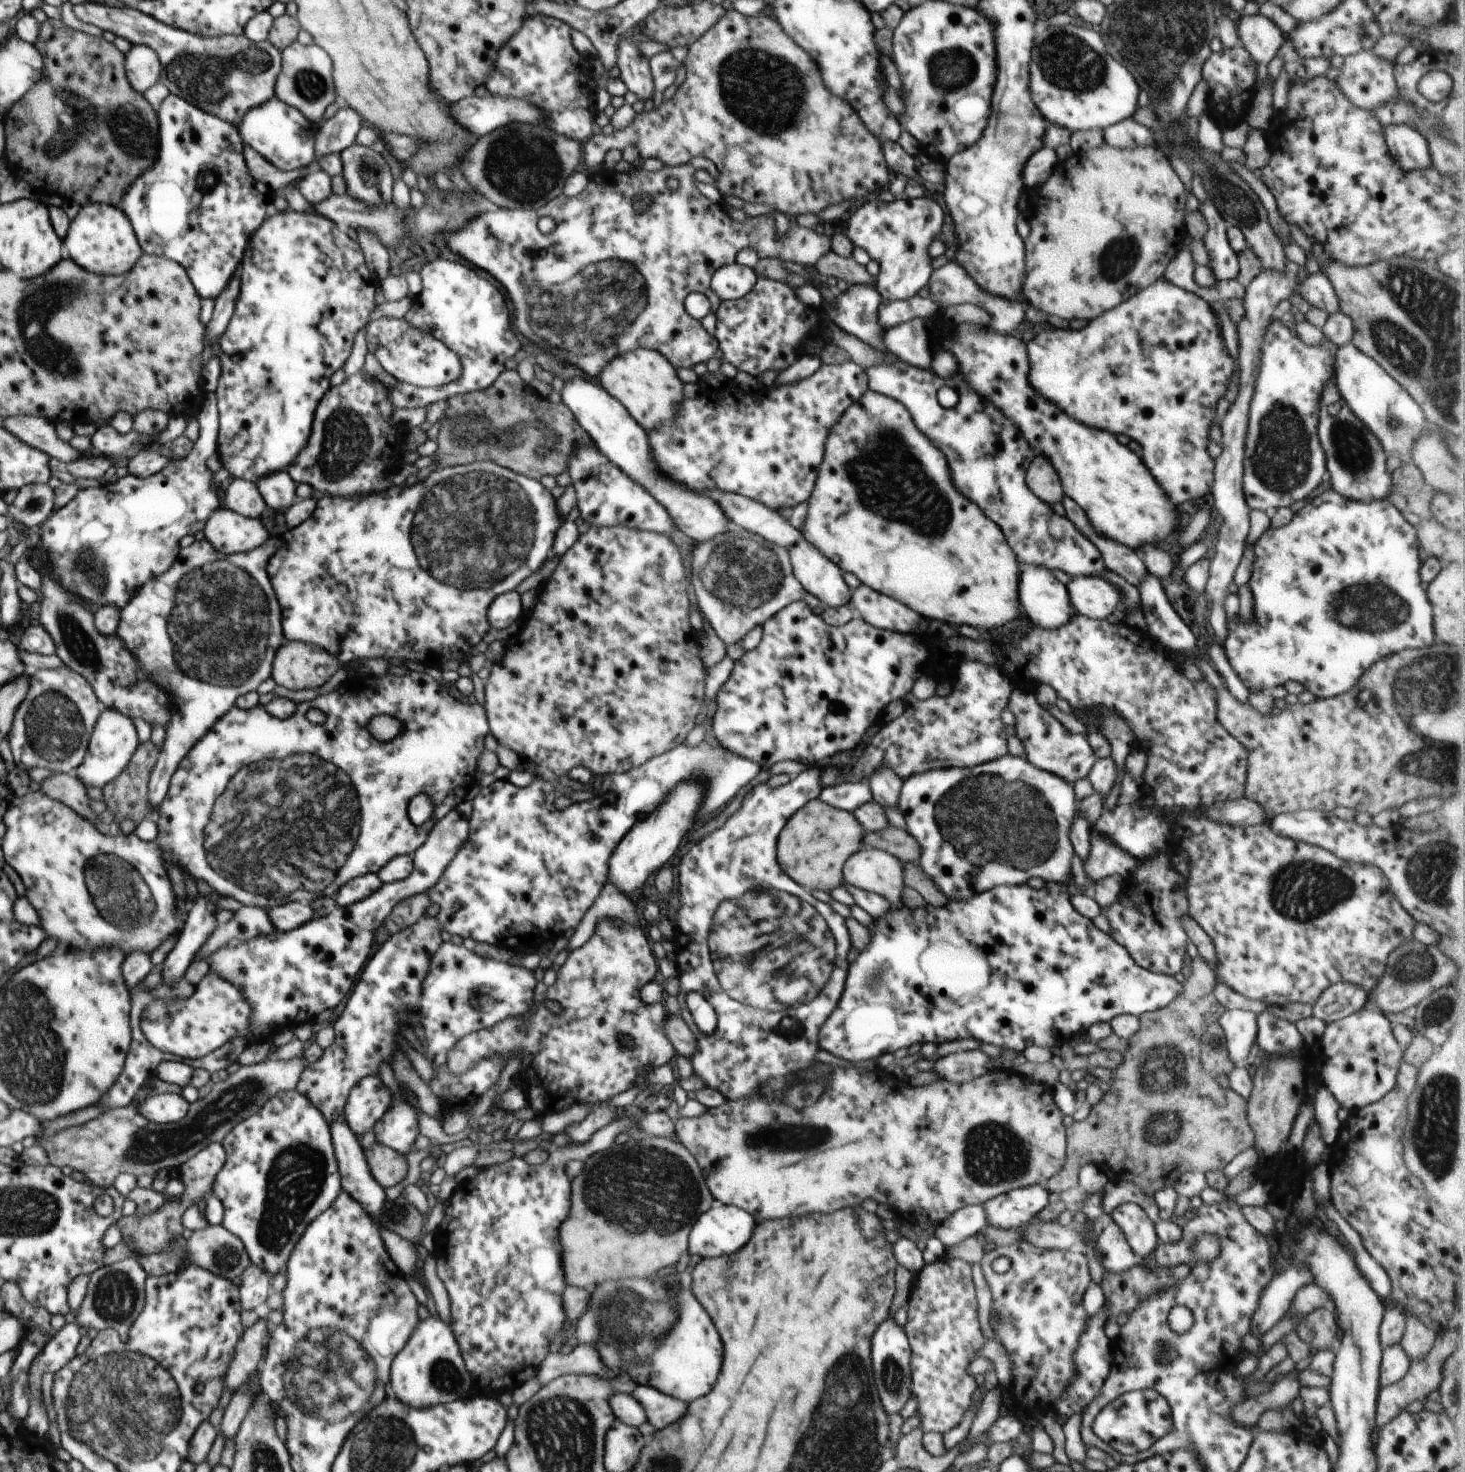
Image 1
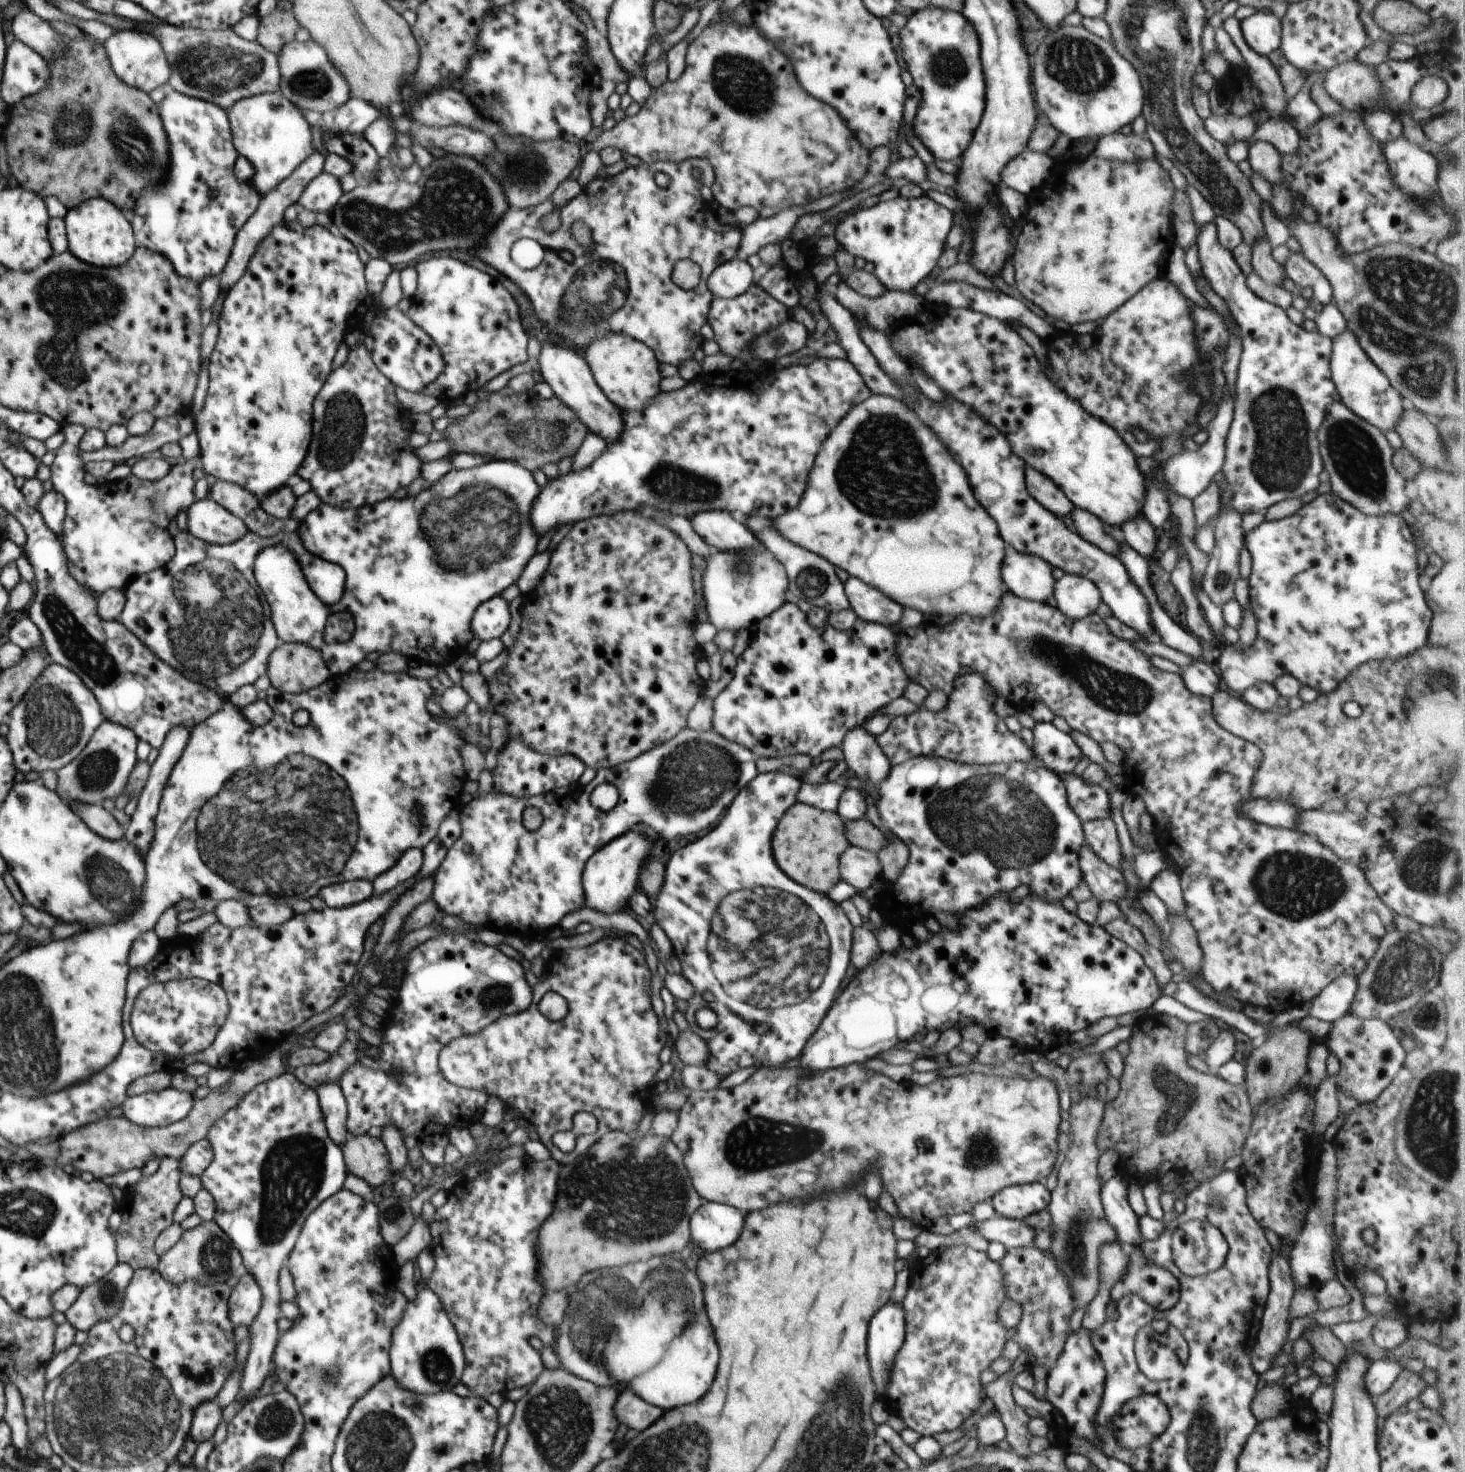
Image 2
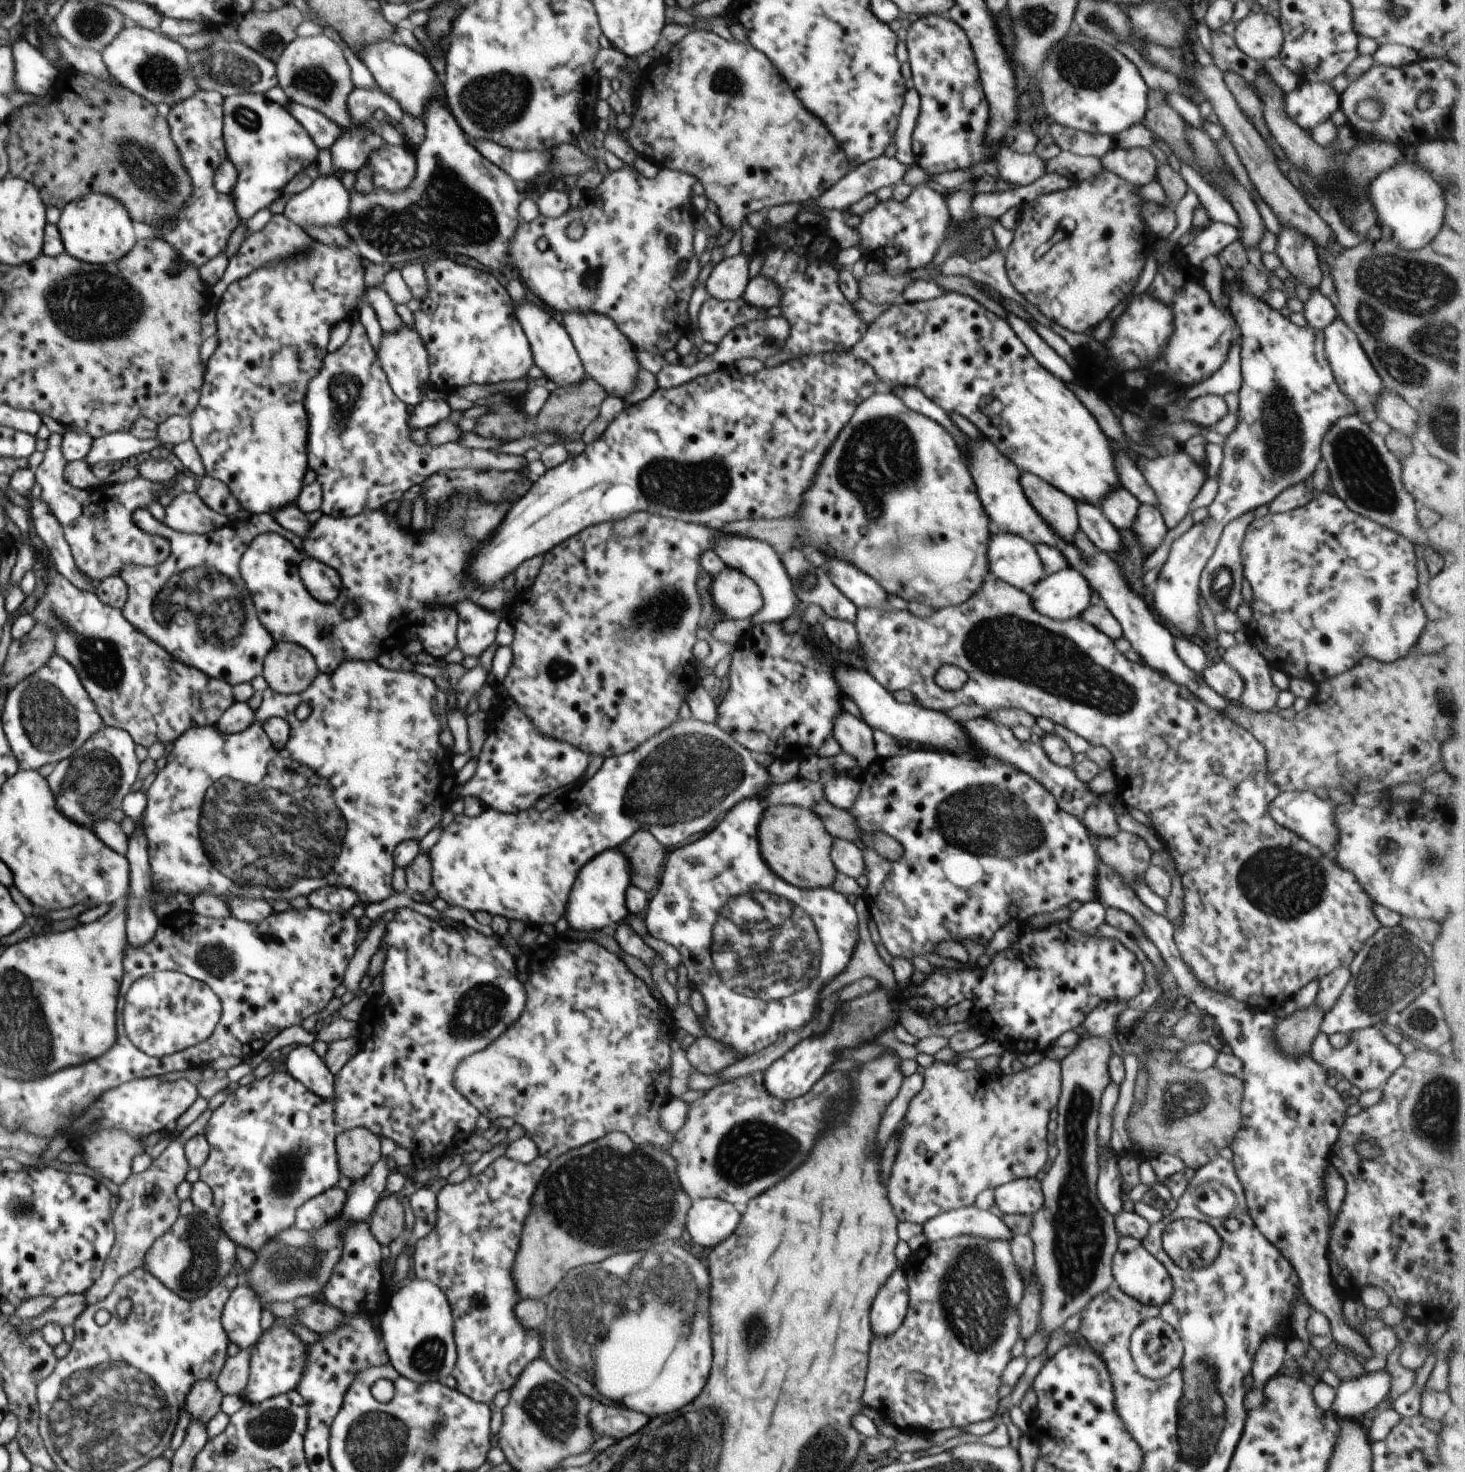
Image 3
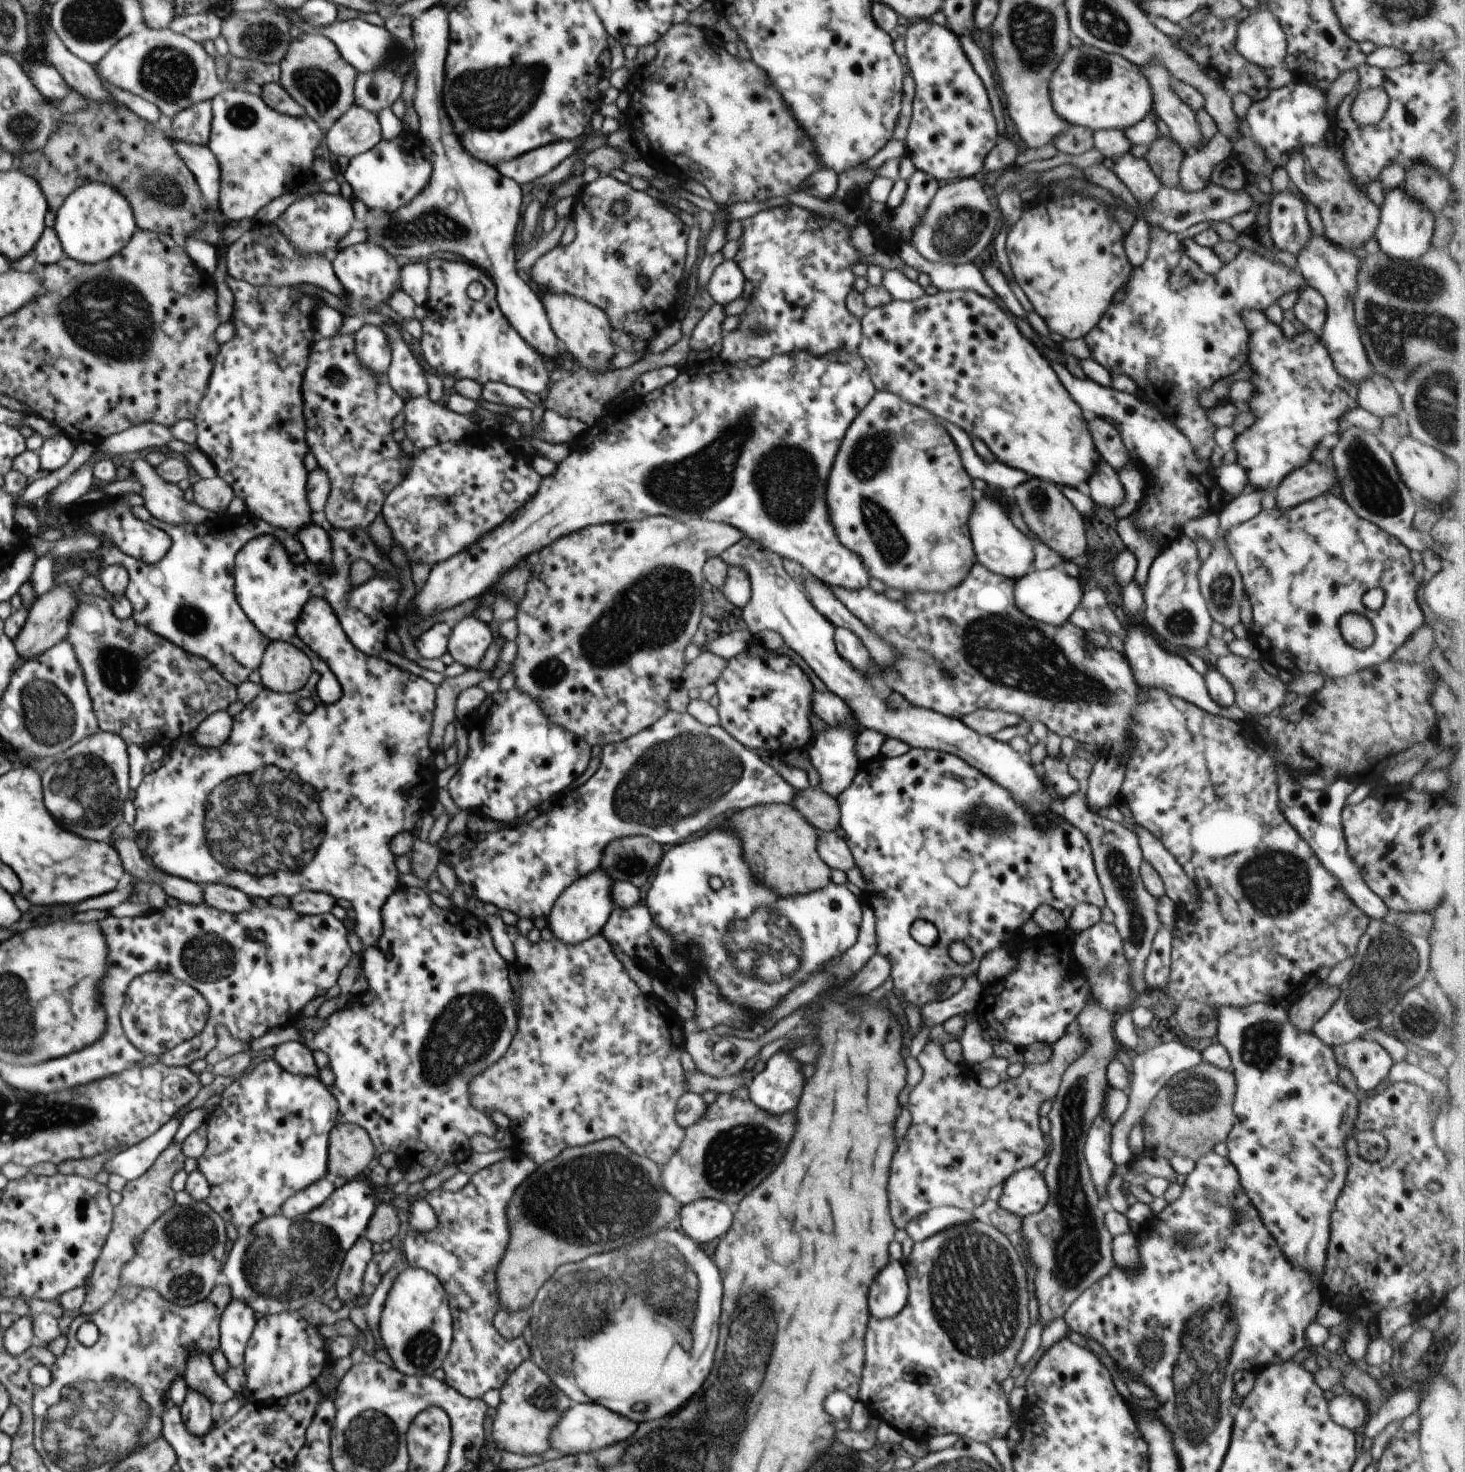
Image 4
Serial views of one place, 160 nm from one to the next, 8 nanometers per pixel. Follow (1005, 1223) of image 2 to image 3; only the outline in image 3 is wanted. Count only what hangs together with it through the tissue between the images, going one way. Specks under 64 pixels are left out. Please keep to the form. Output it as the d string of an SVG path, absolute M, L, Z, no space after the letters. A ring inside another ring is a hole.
M975 1205L936 1214L922 1225L922 1234L927 1241L971 1235L988 1240L1006 1240L1009 1244L1014 1236L996 1214L980 1210Z

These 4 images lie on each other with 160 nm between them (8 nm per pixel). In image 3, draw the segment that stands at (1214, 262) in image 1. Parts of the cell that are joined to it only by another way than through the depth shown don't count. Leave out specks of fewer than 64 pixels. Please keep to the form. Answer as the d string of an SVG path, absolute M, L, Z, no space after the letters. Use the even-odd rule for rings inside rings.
M1224 267L1224 283L1225 286L1228 286L1227 307L1229 308L1231 316L1234 318L1237 325L1238 343L1240 344L1241 350L1242 388L1240 388L1239 391L1240 408L1238 408L1236 413L1238 416L1238 426L1236 426L1236 430L1234 430L1234 432L1226 436L1226 440L1224 440L1224 443L1222 444L1223 460L1219 471L1218 494L1216 494L1216 498L1214 498L1212 504L1207 507L1207 518L1202 520L1202 522L1198 522L1198 524L1194 524L1189 530L1186 530L1180 538L1176 538L1176 540L1172 542L1170 554L1168 554L1166 562L1162 564L1162 568L1160 568L1158 586L1156 586L1156 590L1154 590L1154 586L1152 587L1153 610L1157 611L1160 616L1163 616L1165 621L1168 621L1173 628L1175 627L1174 629L1177 629L1188 638L1195 636L1198 632L1197 629L1199 625L1202 624L1202 612L1200 611L1199 605L1199 598L1201 596L1201 590L1199 588L1200 576L1202 575L1208 560L1210 560L1210 556L1214 554L1214 548L1216 548L1218 538L1220 537L1224 526L1226 526L1230 520L1234 520L1234 518L1238 518L1238 516L1242 516L1242 514L1250 512L1250 510L1256 511L1256 508L1259 508L1260 506L1269 506L1274 501L1274 498L1277 498L1278 494L1286 490L1286 488L1290 488L1290 486L1294 486L1294 484L1299 484L1300 482L1310 481L1314 471L1316 470L1316 466L1318 466L1321 459L1321 446L1324 434L1326 434L1326 432L1328 432L1328 430L1330 430L1330 428L1332 428L1332 426L1334 426L1340 418L1359 414L1358 410L1356 410L1356 406L1354 406L1354 402L1352 402L1352 400L1350 400L1350 398L1348 398L1348 396L1340 390L1340 386L1338 386L1336 380L1334 379L1325 353L1324 334L1322 330L1315 330L1308 325L1304 328L1296 326L1296 324L1292 324L1288 317L1284 317L1280 314L1280 312L1270 308L1270 306L1268 306L1263 299L1260 300L1260 298L1254 298L1252 294L1244 292L1244 290L1242 290L1242 284L1240 284L1240 282L1238 282L1238 278L1236 278L1236 271L1232 270L1232 268Z

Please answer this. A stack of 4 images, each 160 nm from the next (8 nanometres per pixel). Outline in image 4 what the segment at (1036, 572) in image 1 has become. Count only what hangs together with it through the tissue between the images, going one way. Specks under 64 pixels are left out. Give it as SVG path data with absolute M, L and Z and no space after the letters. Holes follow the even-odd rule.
M977 494L969 518L969 531L977 562L993 573L1017 581L1033 566L1035 550L1033 542L1010 520L1006 510L996 498Z

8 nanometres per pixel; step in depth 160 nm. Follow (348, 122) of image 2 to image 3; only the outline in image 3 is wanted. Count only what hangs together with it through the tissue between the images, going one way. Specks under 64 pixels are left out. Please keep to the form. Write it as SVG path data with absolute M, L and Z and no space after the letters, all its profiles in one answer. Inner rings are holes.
M356 86L348 96L347 106L353 122L364 122L364 124L370 122L378 108L386 113L389 123L400 123L403 118L400 106L392 102L390 96L384 94L382 90L368 90L368 88Z

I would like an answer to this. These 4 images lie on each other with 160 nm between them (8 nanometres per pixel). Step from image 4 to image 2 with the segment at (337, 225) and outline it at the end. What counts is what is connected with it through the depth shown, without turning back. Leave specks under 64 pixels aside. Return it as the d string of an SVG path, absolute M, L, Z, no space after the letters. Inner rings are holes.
M322 172L304 188L296 205L310 212L330 214L334 206L340 202L342 194L340 180L332 174Z

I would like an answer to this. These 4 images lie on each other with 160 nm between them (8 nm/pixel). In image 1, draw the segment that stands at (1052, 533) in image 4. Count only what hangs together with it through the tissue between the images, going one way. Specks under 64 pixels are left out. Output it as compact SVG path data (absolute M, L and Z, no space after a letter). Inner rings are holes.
M1042 453L1036 454L1025 477L1026 484L1038 498L1053 507L1060 505L1065 493L1061 478L1047 456Z

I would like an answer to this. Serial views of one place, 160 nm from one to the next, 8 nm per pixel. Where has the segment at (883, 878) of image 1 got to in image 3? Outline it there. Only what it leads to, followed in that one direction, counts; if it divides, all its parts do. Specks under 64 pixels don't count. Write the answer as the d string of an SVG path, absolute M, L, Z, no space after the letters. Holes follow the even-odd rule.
M833 838L834 843L830 852L830 859L837 869L837 873L846 874L851 878L859 878L865 873L862 850L849 842L840 838Z

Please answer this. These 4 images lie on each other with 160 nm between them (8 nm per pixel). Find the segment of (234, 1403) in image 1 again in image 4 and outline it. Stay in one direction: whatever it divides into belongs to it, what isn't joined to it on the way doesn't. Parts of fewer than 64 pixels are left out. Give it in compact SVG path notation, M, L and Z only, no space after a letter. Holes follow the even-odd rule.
M268 1058L258 1062L254 1071L240 1080L236 1080L231 1086L221 1093L222 1100L218 1108L214 1109L206 1118L209 1126L209 1148L205 1154L197 1158L197 1169L206 1177L209 1182L211 1193L205 1200L219 1215L222 1215L225 1224L234 1224L239 1231L250 1230L261 1220L281 1213L281 1206L293 1194L308 1188L311 1184L319 1181L325 1175L328 1175L328 1149L330 1131L338 1124L339 1110L334 1095L328 1090L328 1087L318 1077L306 1077L304 1075L293 1075L284 1070L274 1058Z

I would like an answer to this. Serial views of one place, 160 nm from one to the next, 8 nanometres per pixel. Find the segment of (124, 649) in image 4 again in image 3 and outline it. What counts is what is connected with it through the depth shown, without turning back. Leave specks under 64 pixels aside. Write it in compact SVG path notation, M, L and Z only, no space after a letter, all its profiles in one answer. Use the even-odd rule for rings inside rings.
M48 566L46 590L39 602L30 603L35 622L44 622L54 630L57 644L55 655L68 660L96 706L105 726L123 729L138 745L146 748L154 743L174 743L188 728L216 725L218 718L235 703L233 687L226 680L210 678L204 671L174 659L164 647L148 635L136 630L121 610L103 604L94 592L78 590L56 568Z

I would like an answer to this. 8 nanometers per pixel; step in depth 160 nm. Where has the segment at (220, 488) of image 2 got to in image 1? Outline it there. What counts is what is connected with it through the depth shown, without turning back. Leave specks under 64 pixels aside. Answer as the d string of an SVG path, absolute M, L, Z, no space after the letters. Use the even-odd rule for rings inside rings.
M241 478L233 480L221 497L227 509L252 518L261 519L267 506L256 483Z

